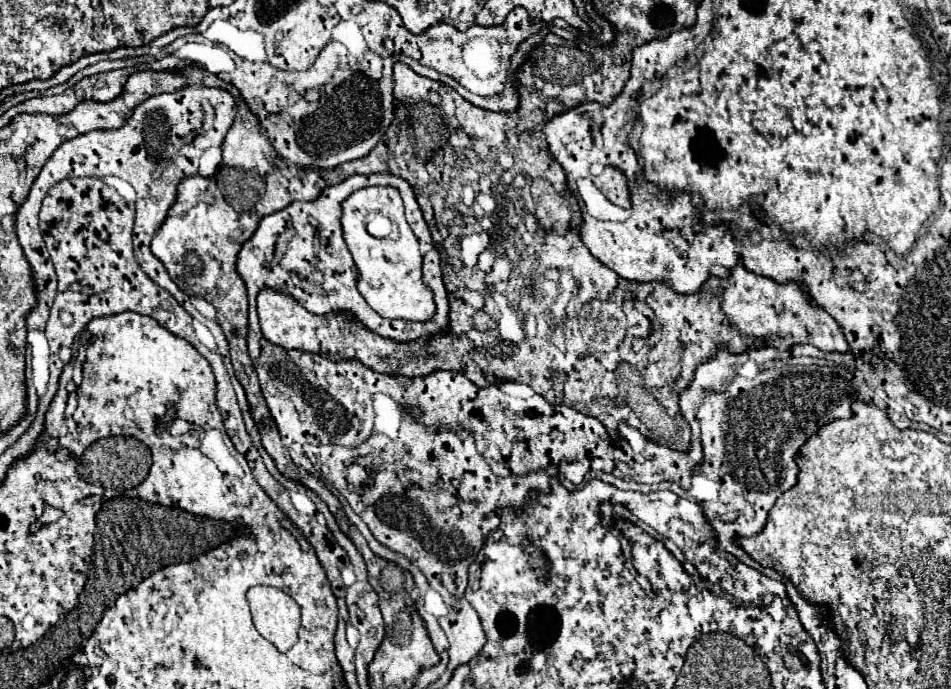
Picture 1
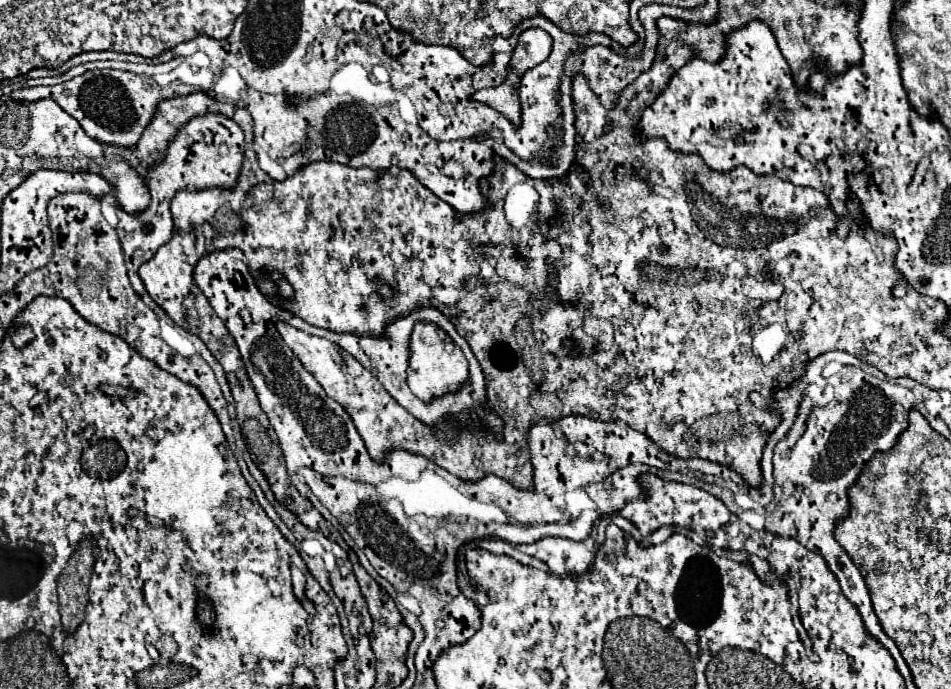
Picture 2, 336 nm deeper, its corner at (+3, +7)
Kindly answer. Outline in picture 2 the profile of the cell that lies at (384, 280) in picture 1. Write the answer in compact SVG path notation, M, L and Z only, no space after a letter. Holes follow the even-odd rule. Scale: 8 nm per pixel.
M416 321L410 341L408 341L408 387L422 401L430 401L446 391L456 391L460 383L468 377L468 361L458 345L450 339L446 331L430 321Z

